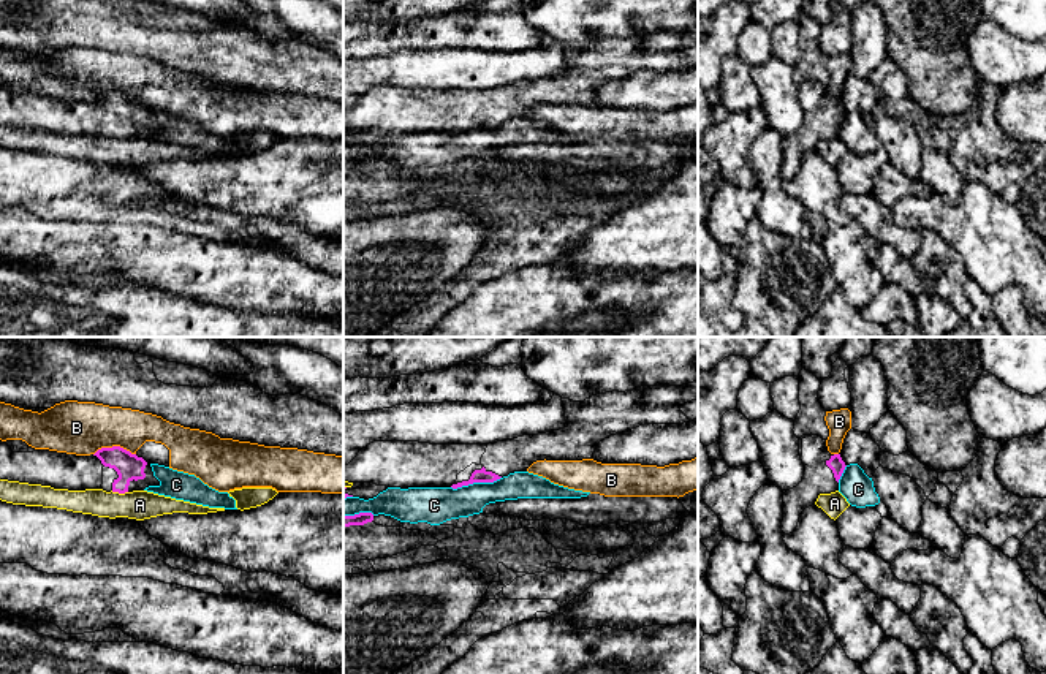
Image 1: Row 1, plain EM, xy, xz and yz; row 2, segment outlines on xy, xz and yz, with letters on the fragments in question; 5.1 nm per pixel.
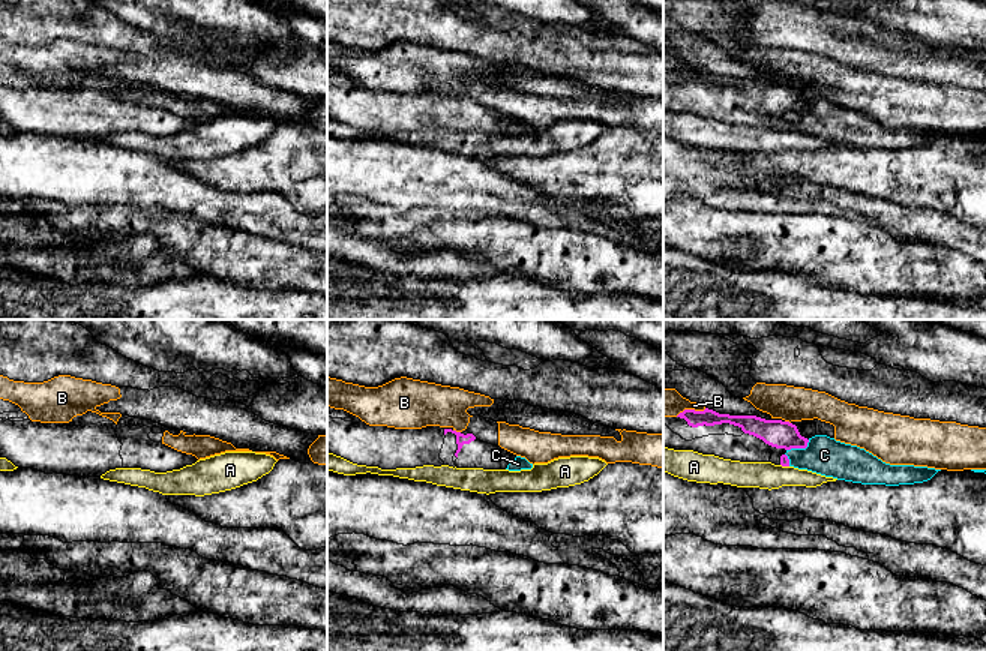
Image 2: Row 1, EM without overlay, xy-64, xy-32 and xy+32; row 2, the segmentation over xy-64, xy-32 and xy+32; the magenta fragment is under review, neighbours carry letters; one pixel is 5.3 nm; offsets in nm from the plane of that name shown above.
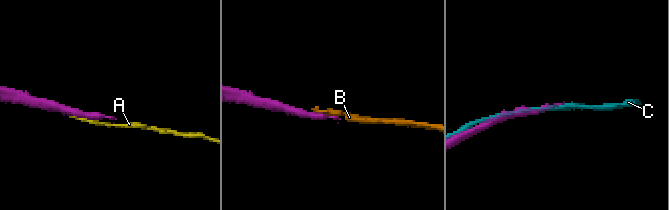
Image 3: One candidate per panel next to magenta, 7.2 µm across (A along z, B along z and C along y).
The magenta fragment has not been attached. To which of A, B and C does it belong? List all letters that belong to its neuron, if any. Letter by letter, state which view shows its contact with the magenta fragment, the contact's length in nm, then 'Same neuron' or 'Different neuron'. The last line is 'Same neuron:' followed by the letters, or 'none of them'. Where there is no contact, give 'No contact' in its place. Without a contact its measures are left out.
A: Touches magenta in xy. Shared border 90 nm. Different neuron
B: Touches magenta in xy. Shared border 220 nm. Different neuron
C: Touches magenta in xz. Shared border 260 nm. Different neuron
Same neuron: none of them

